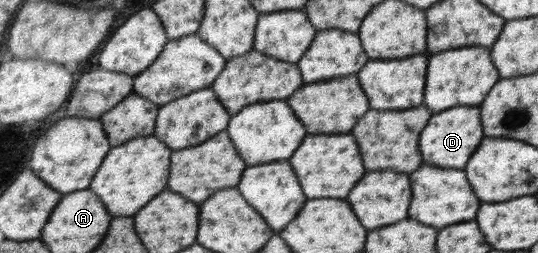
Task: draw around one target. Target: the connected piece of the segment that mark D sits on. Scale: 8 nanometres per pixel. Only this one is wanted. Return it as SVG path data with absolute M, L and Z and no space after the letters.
M455 107L443 113L437 113L427 129L421 135L421 149L425 163L439 165L439 167L453 167L453 169L465 169L471 155L477 151L477 147L483 141L483 123L481 123L481 109L479 107Z

